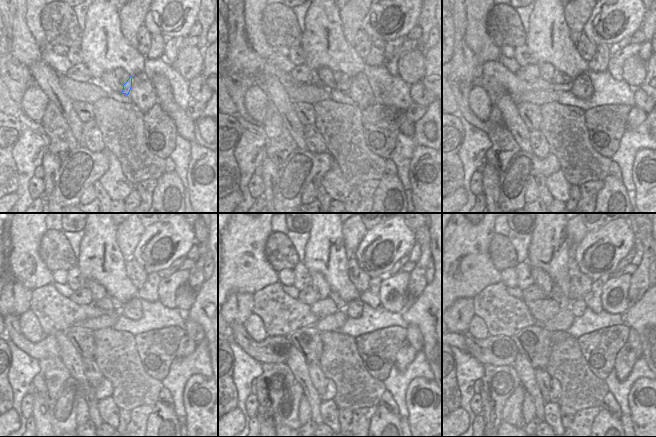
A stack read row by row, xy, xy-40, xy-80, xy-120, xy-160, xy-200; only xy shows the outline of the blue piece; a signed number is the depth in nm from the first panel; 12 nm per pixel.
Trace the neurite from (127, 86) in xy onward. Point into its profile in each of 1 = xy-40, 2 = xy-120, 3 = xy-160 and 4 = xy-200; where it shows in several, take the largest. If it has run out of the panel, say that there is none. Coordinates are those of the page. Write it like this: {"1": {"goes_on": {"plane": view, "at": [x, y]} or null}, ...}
{"1": {"goes_on": {"plane": "xy-40", "at": [343, 87]}}, "2": {"goes_on": {"plane": "xy-120", "at": [55, 312]}}, "3": {"goes_on": {"plane": "xy-160", "at": [282, 315]}}, "4": {"goes_on": {"plane": "xy-200", "at": [504, 314]}}}

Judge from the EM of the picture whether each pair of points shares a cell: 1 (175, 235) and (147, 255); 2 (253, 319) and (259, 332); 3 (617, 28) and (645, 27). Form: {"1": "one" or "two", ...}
{"1": "one", "2": "one", "3": "two"}

